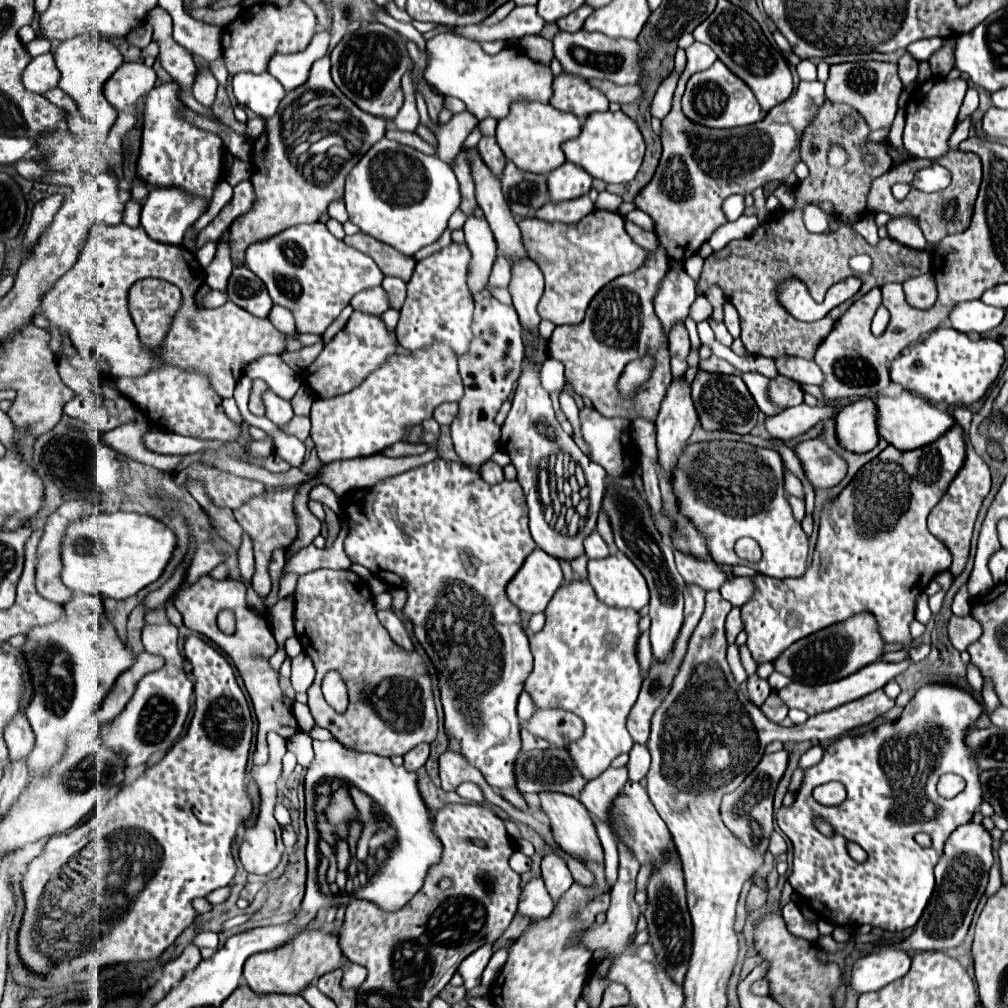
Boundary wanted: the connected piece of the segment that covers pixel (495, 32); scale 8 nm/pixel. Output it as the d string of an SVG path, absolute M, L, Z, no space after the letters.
M515 6L511 14L495 26L485 26L485 24L475 24L475 26L463 26L457 28L455 34L461 34L469 40L513 40L513 38L523 38L529 34L539 34L545 26L545 20L537 16L535 6Z

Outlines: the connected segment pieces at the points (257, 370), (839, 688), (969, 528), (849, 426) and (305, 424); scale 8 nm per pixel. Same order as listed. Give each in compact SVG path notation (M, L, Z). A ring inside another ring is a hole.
M261 356L253 364L249 364L243 376L251 379L265 380L269 388L281 396L283 400L291 400L301 386L301 378L293 372L279 356Z
M877 660L865 668L861 668L859 672L843 678L843 680L837 680L837 682L829 682L829 684L819 684L819 686L803 686L803 684L789 684L785 688L779 690L779 698L789 706L789 708L799 708L799 710L805 710L809 716L815 716L819 712L827 712L827 710L833 710L845 702L851 702L851 700L857 700L857 698L863 698L879 688L883 688L887 682L895 680L905 668L909 666L909 660L905 662L897 662L897 664L891 664L891 662L883 662L883 660Z
M959 406L953 410L953 418L957 420L959 426L963 426L965 430L965 438L967 438L967 458L965 464L961 468L961 472L957 474L957 478L951 482L947 494L939 500L939 504L931 510L929 514L929 532L941 540L953 554L953 564L951 564L951 574L959 576L961 570L965 568L967 556L969 556L969 542L971 542L971 534L973 534L973 524L975 518L981 510L981 504L985 500L985 496L991 490L991 476L989 476L989 468L987 464L973 452L973 446L969 444L969 424L971 424L971 410L965 406Z
M859 398L845 406L835 422L837 438L849 452L863 454L877 446L877 406L873 404L873 398Z
M295 416L287 426L283 426L283 430L297 436L299 440L305 440L311 430L311 420L309 420L309 416Z

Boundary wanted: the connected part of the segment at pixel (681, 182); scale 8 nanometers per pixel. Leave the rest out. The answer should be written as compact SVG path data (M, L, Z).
M693 42L685 52L687 66L679 78L673 108L663 118L661 126L663 154L659 166L653 180L635 196L635 206L653 218L659 246L663 246L667 258L683 262L695 256L719 228L719 220L723 218L721 204L727 196L751 194L757 186L763 186L769 180L787 180L791 182L789 186L797 182L793 166L799 162L801 132L813 120L817 108L825 100L823 84L819 80L799 82L791 98L771 108L765 118L753 126L715 130L693 124L683 114L681 107L685 84L695 72L709 68L717 60L717 54L701 42Z

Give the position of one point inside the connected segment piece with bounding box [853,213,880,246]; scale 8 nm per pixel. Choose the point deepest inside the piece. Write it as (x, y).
(867, 227)

